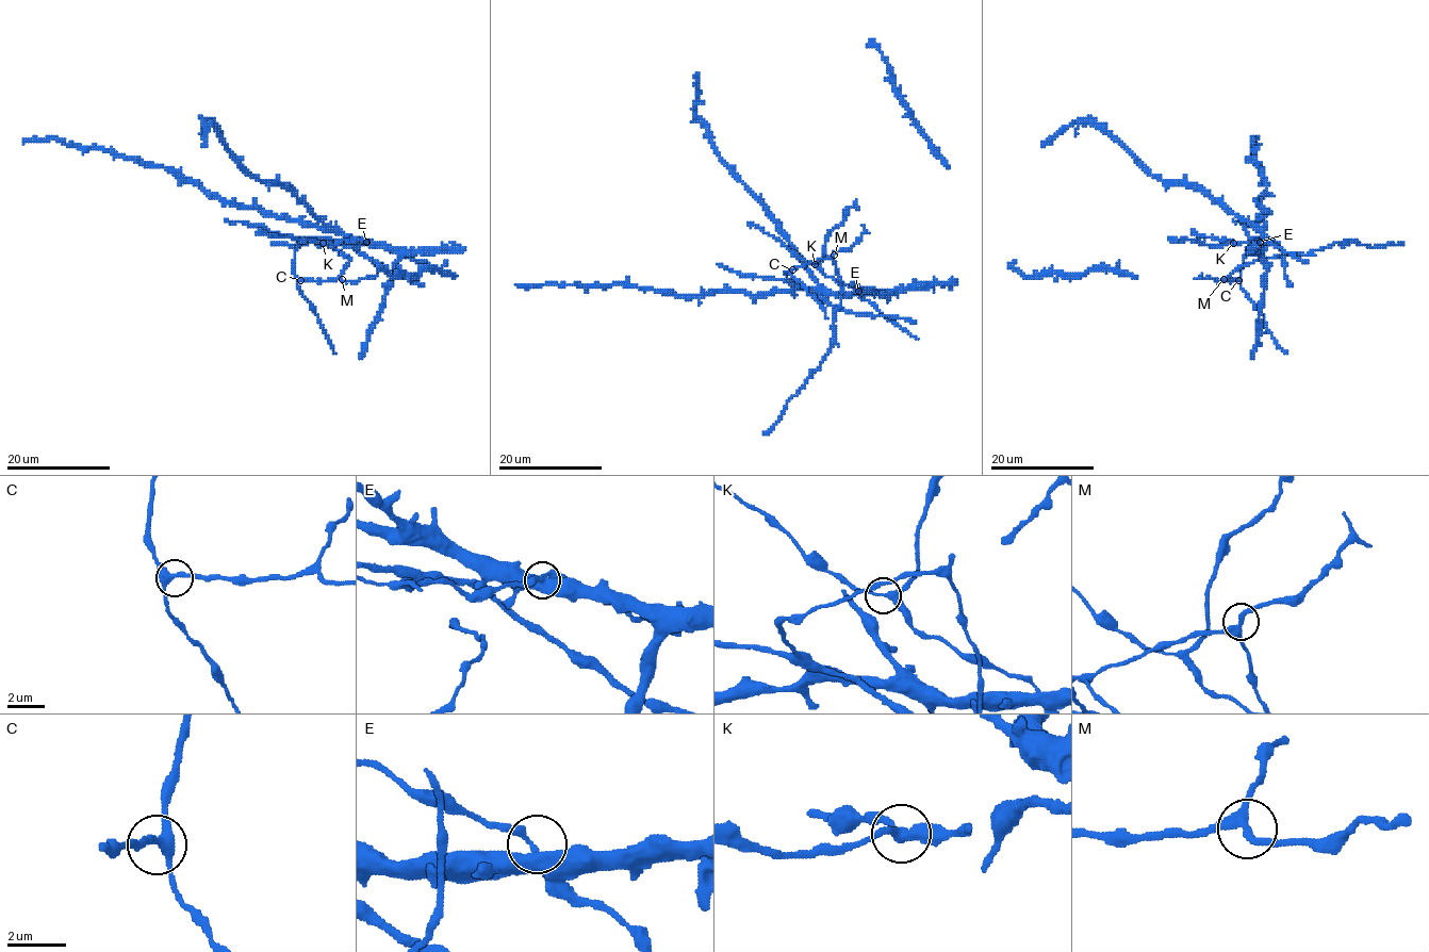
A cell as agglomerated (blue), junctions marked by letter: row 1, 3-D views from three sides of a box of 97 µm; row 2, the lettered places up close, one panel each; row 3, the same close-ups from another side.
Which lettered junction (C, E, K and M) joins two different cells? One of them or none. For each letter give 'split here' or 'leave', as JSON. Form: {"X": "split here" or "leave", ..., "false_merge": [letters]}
{"C": "leave", "E": "leave", "K": "leave", "M": "leave", "false_merge": []}

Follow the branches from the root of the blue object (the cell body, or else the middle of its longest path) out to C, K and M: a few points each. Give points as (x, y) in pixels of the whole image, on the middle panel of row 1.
C: (839, 292), (810, 292), (798, 286), (786, 276), (786, 273), (792, 269)
K: (839, 292), (857, 291), (836, 282), (815, 264)
M: (839, 292), (810, 292), (794, 285), (786, 276), (787, 271), (834, 256)

